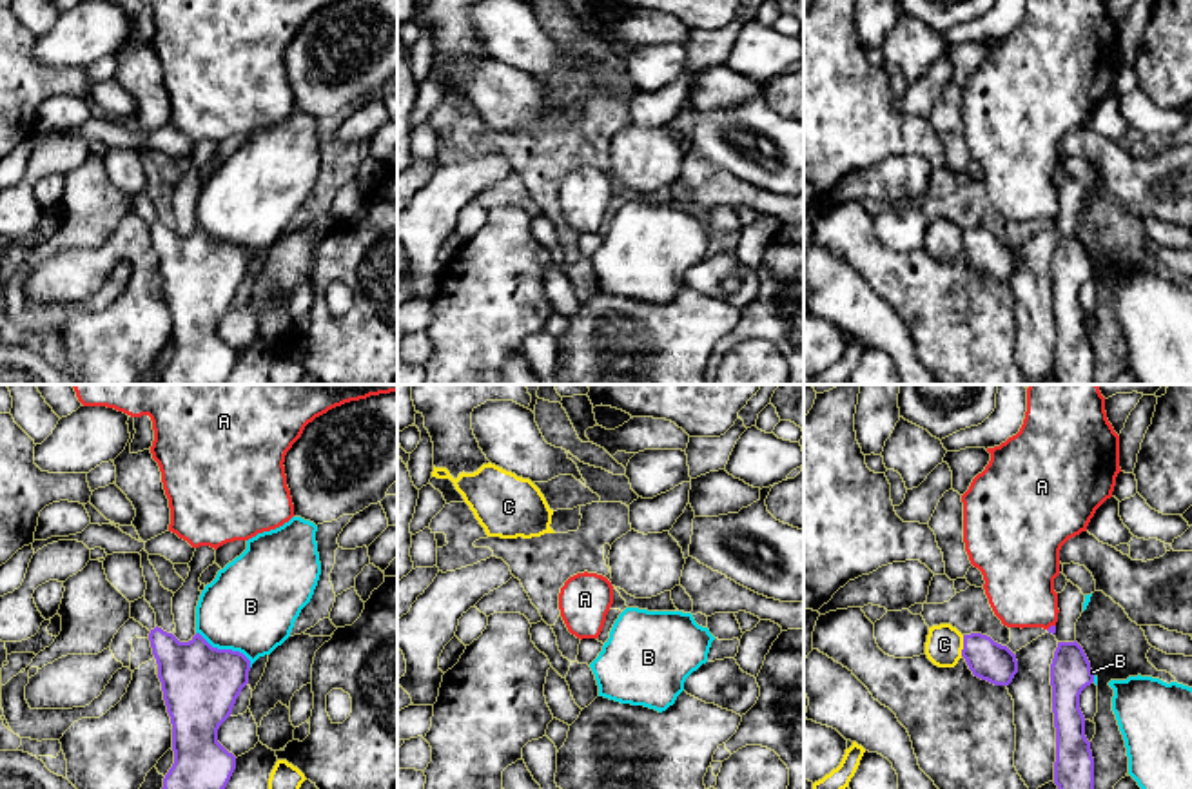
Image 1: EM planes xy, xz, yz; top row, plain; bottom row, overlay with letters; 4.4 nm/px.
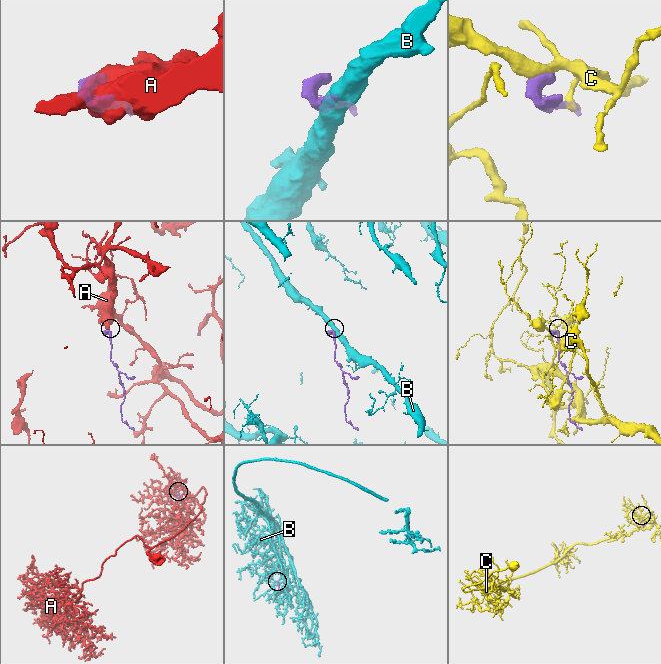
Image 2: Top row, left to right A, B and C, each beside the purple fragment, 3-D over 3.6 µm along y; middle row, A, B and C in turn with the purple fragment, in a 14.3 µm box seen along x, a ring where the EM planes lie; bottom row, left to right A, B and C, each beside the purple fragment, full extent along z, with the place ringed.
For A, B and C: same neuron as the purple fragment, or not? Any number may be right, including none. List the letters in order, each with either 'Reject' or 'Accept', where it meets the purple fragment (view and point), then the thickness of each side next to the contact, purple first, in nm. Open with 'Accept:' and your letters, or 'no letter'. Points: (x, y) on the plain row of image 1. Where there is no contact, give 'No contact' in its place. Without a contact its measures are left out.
Accept: A
A: Accept. Touches purple at yz (1051, 220). Thickness 30 nm (purple) against 300 nm
B: Reject. Touches purple at xy (225, 243). Thickness 340 nm (purple) against 400 nm
C: Reject. Touches purple at yz (964, 240). Thickness 180 nm (purple) against 160 nm

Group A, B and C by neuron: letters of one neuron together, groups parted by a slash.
A / B / C

